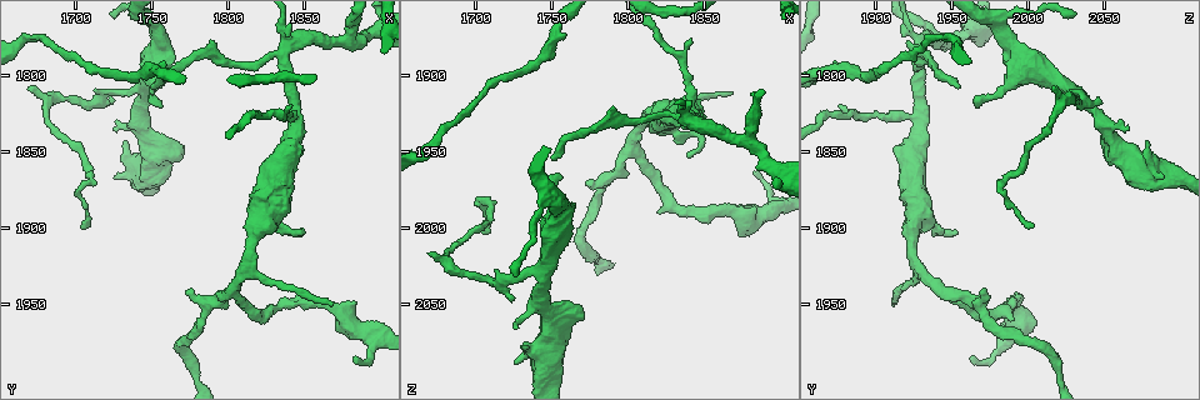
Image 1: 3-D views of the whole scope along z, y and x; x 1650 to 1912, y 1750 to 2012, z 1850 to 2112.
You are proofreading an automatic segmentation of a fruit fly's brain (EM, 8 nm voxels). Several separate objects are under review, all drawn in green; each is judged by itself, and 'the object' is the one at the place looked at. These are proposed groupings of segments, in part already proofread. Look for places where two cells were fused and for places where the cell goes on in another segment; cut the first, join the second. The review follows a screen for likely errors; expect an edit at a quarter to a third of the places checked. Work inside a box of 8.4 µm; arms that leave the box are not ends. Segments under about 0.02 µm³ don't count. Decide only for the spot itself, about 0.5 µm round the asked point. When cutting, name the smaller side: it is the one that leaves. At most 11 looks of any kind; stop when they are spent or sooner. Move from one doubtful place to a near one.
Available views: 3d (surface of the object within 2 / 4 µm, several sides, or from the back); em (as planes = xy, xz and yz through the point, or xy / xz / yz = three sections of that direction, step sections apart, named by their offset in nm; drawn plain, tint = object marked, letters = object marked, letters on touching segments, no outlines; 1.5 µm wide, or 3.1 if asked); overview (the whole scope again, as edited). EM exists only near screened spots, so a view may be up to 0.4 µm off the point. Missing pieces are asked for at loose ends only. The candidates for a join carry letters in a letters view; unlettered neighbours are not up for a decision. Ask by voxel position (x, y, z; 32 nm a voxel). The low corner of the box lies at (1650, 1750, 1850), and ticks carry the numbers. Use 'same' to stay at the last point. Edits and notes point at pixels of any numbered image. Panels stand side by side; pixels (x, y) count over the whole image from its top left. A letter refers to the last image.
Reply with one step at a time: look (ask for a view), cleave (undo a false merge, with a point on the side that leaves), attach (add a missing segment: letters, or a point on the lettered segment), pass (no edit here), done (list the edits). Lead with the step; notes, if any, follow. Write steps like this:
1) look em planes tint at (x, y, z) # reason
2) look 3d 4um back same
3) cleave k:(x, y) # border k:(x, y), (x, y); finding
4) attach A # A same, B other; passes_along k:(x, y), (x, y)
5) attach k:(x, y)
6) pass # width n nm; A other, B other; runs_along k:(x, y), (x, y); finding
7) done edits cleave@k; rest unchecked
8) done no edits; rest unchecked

look 3d 4um at (1726, 1866, 2088) # branch stops here

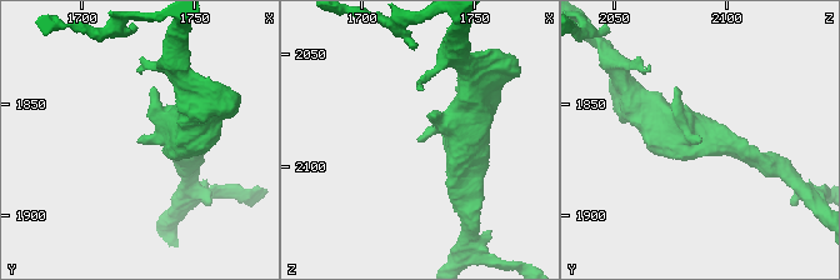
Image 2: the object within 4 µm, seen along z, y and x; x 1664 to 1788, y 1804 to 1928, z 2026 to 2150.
look em planes letters at (1725, 1867, 2088) # now the EM

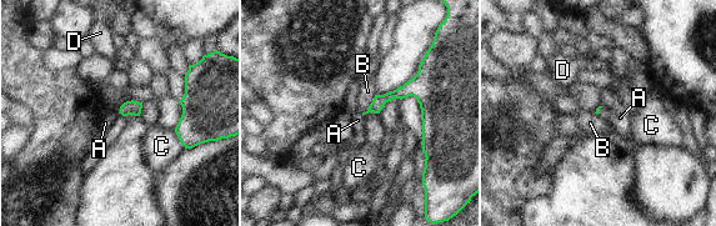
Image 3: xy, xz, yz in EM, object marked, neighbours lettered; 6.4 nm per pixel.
attach A # A same, B other, C other, D other; passes_along 3:(130, 108), (120, 111), (105, 122); it goes on there

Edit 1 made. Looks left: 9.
look overview # see it whole again

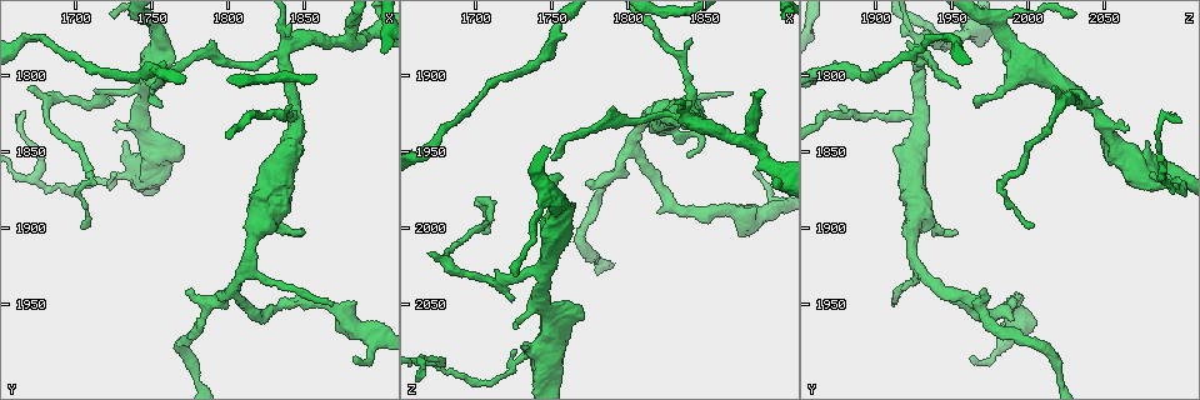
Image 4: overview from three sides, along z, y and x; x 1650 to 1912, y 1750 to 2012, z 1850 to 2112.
look em planes plain at (1768, 1846, 2052) # an open end

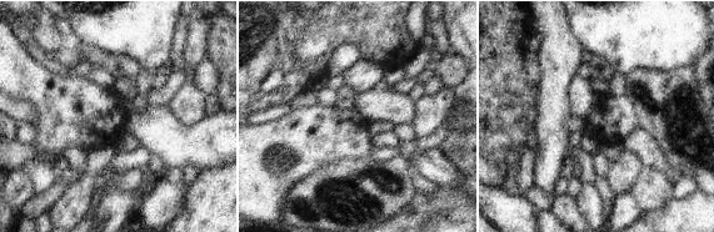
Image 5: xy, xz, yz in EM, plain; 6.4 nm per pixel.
look em planes tint same

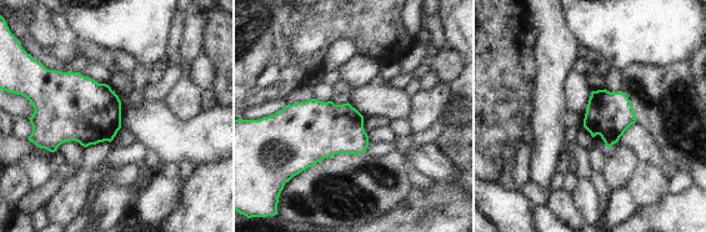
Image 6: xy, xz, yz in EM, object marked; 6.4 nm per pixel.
look em planes letters same # what lies round it

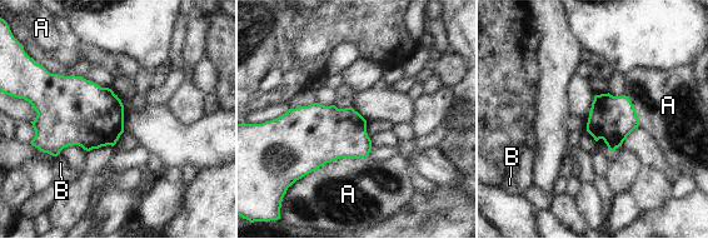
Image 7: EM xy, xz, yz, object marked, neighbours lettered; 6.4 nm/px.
pass # longest_contact A 500 nm; A other, B other; border 7:(368, 155), (327, 162), (295, 180); no lettered segment goes on from it

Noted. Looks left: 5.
look 3d 2um at (1668, 1808, 2016) # thin end

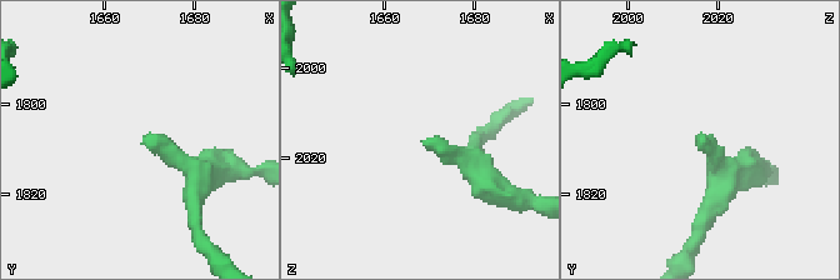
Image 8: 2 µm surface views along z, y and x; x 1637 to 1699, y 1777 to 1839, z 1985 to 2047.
look em planes letters at (1668, 1808, 2016)

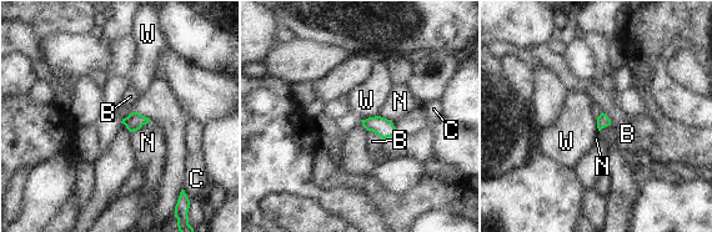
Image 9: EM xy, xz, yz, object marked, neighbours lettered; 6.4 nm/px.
pass # width 80 nm; B other, C other, N other, W other; border 9:(377, 115), (361, 120); none of them fits

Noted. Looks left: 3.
look em planes letters at (1756, 1820, 1966) # an open end

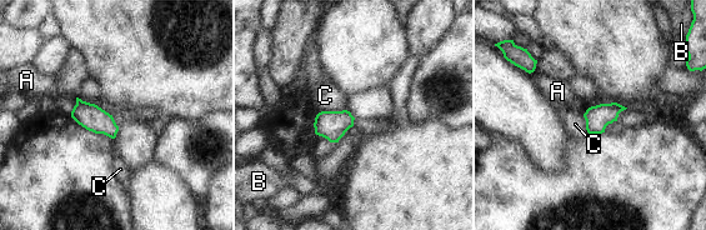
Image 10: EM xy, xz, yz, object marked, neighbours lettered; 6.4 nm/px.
pass # A other, B other, C other; border 10:(345, 109), (321, 110), (318, 114); none of them fits

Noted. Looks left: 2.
done edits attach@3; rest unchecked

